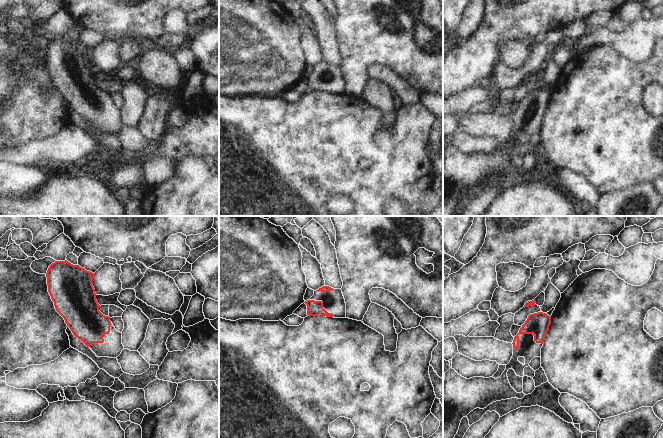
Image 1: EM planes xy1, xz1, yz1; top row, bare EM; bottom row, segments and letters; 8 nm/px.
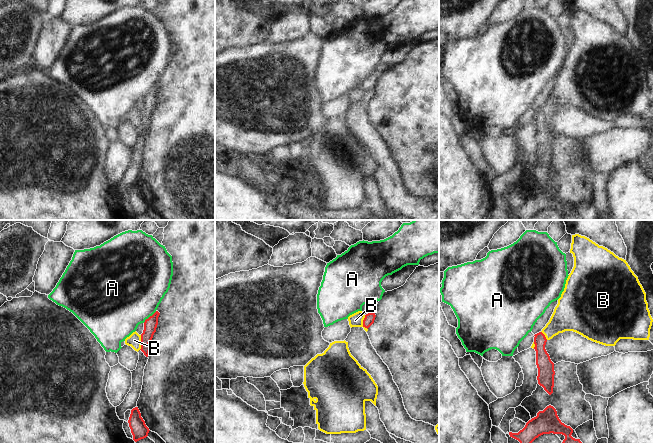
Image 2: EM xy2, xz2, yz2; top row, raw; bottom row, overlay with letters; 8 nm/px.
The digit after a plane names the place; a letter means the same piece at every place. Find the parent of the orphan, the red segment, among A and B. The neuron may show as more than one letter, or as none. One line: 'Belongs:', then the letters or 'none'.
Belongs: none

